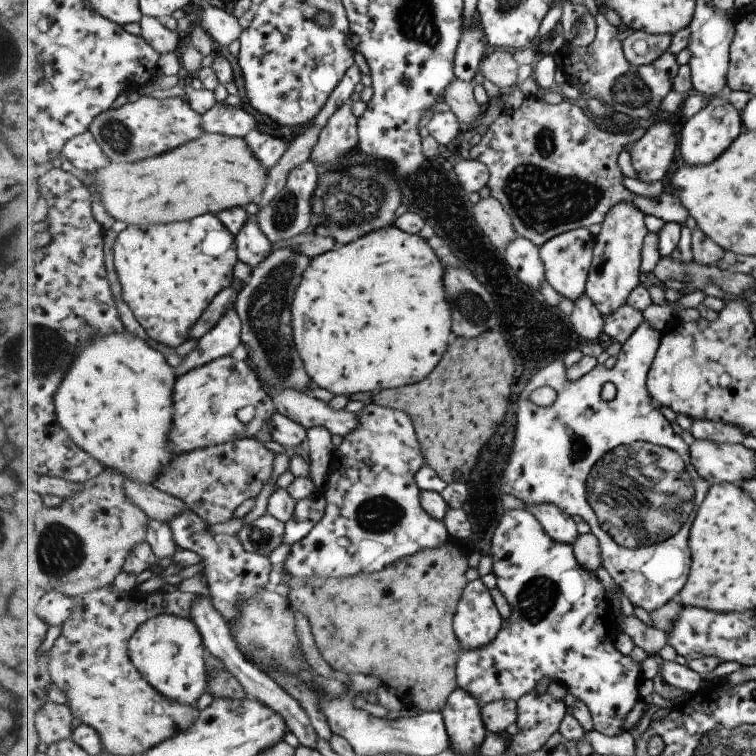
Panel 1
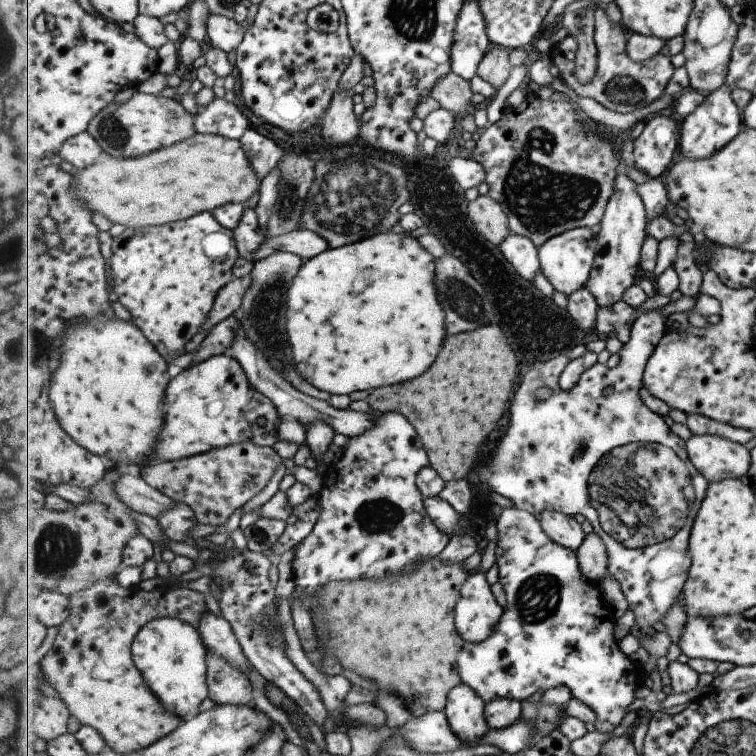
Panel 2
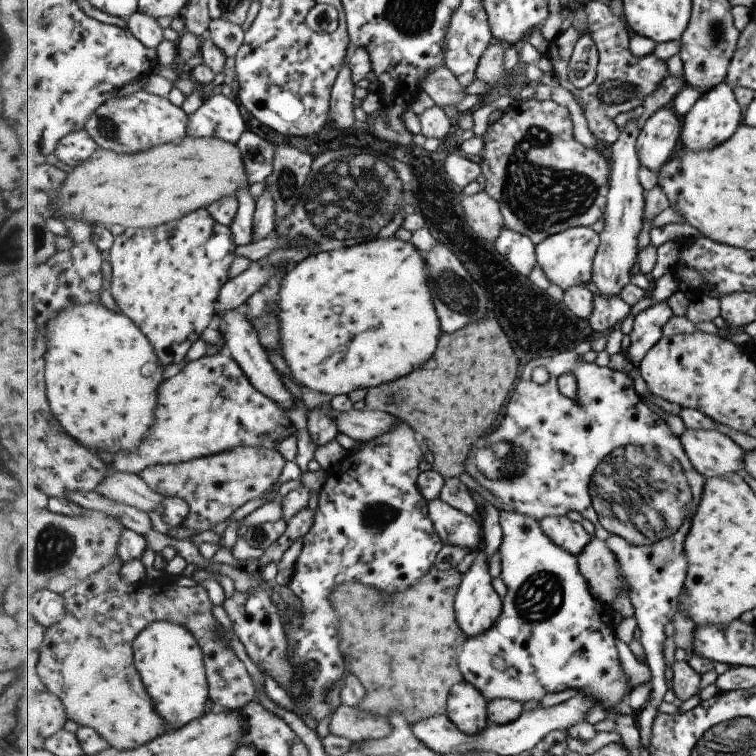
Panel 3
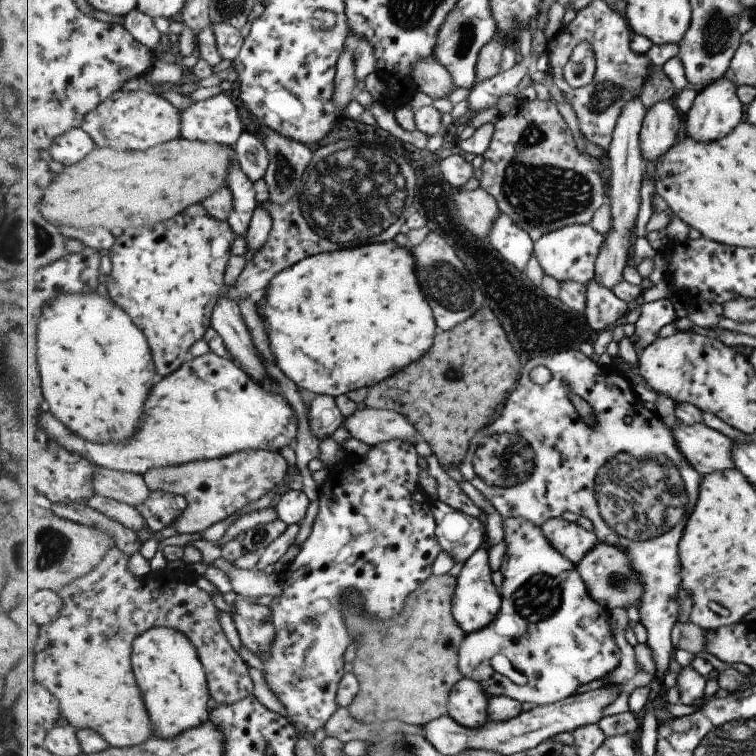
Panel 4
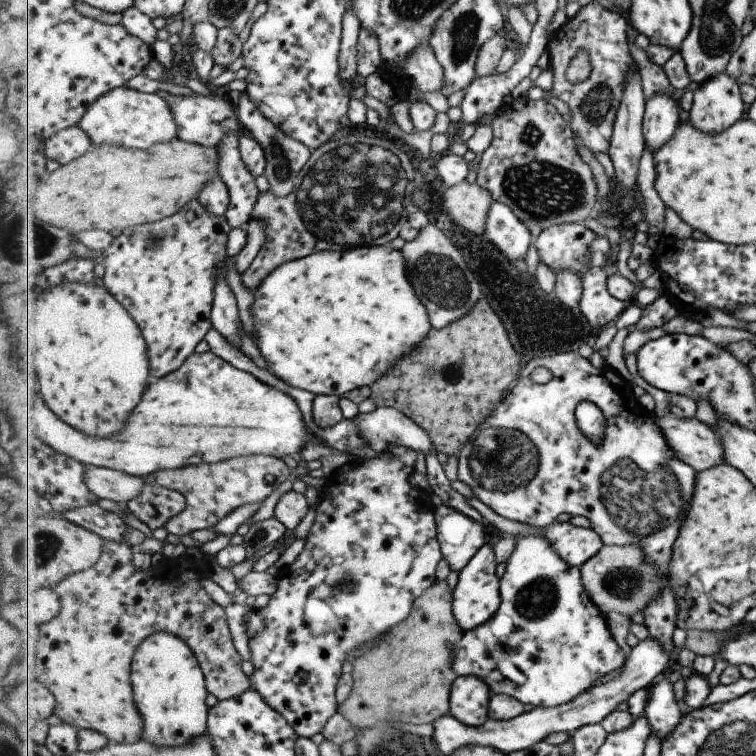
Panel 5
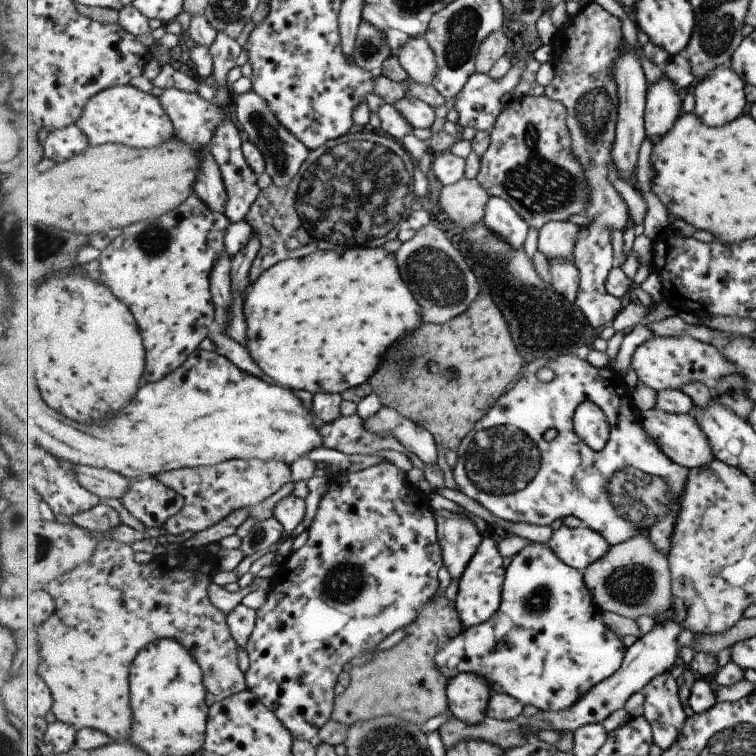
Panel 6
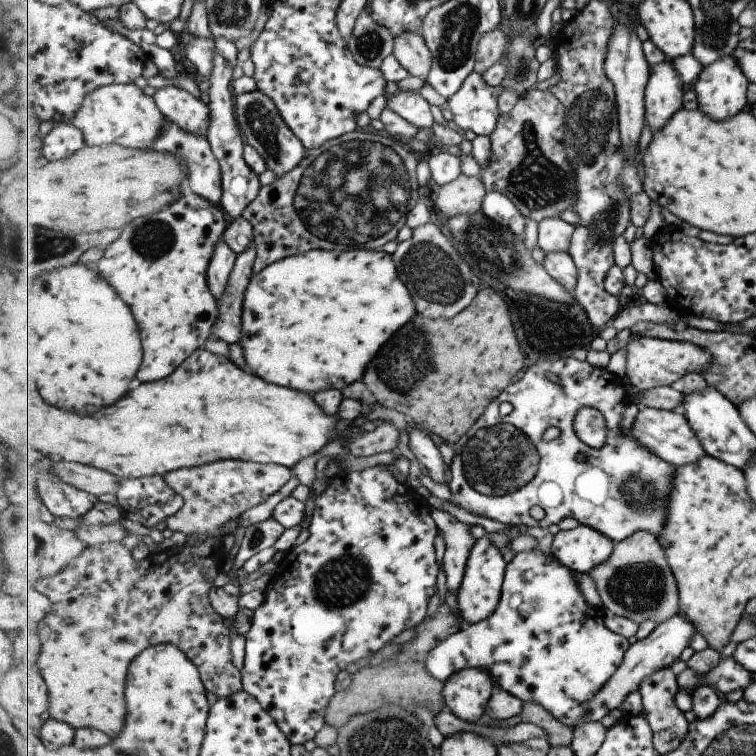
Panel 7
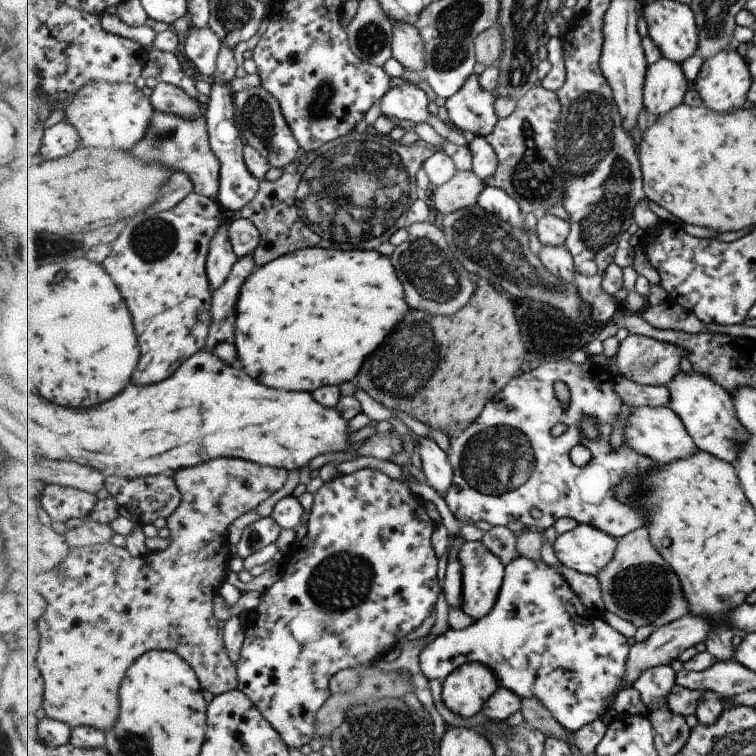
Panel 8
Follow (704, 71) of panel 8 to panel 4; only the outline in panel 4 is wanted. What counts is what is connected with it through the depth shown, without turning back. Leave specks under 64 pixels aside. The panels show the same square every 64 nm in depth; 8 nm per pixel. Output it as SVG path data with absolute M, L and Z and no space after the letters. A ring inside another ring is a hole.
M727 77L699 89L692 110L686 114L686 135L697 142L727 138L746 116L747 107L741 102L737 90L738 86Z

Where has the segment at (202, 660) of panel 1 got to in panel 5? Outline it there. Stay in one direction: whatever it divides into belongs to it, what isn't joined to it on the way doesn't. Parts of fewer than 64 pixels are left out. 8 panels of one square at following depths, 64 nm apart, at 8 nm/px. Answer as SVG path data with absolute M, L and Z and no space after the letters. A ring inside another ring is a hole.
M155 632L143 644L139 644L132 664L132 684L135 690L137 708L145 720L143 728L143 740L149 740L151 744L163 748L163 746L187 746L193 738L203 736L208 732L208 718L211 708L207 708L207 696L209 696L204 669L196 653L193 652L186 640L171 632Z

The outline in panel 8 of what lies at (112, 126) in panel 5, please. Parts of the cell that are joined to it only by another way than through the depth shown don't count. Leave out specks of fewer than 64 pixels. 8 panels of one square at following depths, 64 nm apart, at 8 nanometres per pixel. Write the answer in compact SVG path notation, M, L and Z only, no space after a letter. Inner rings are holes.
M89 82L68 100L61 118L79 130L83 147L130 151L145 140L155 111L150 96L145 96L134 83Z

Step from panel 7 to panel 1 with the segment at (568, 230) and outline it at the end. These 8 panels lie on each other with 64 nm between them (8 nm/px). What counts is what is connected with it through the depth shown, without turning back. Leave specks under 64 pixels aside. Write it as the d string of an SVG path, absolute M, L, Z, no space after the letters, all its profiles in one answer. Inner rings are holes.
M578 228L560 234L540 247L541 258L545 262L545 274L550 286L561 296L573 303L587 295L589 275L592 271L592 260L596 247L596 237L589 228Z

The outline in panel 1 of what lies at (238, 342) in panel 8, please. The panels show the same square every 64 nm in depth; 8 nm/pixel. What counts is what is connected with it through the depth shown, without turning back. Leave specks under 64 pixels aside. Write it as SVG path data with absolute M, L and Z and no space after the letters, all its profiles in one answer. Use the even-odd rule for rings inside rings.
M396 224L375 230L362 236L361 238L338 246L331 252L326 252L321 256L315 257L313 264L307 268L307 272L303 274L301 286L295 292L295 302L293 302L293 338L302 358L305 362L305 370L309 372L311 380L318 387L325 388L334 394L351 396L357 392L381 392L385 389L396 389L413 382L421 382L425 376L432 374L431 370L441 362L445 350L449 348L449 344L457 338L451 330L451 306L445 298L445 282L443 282L443 264L437 258L435 250L427 244L425 238L418 234L408 233L401 230Z

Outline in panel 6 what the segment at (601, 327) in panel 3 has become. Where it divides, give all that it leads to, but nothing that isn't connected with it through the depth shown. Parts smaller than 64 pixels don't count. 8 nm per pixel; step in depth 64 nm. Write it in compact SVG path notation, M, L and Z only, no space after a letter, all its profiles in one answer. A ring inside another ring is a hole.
M591 1L584 8L581 8L575 15L569 17L566 23L563 23L552 37L552 63L555 66L555 78L551 86L547 86L545 94L547 98L556 100L565 105L568 112L568 126L572 136L573 154L577 156L577 160L581 160L581 164L585 166L585 176L591 188L589 194L589 206L585 212L588 223L581 227L581 236L577 242L577 248L573 252L575 263L580 272L579 296L577 296L576 304L585 313L593 328L602 329L616 319L616 316L624 309L621 300L612 294L609 294L606 283L608 282L609 273L616 266L613 244L611 244L611 234L613 230L623 230L627 228L629 220L632 219L627 202L624 196L619 194L619 190L613 186L609 174L611 174L611 166L616 169L613 162L613 144L615 144L616 128L618 122L618 108L620 107L619 84L613 76L613 66L615 60L621 56L619 48L623 42L623 32L621 27L623 20L619 20L617 16L613 16L611 12L607 12L601 4Z

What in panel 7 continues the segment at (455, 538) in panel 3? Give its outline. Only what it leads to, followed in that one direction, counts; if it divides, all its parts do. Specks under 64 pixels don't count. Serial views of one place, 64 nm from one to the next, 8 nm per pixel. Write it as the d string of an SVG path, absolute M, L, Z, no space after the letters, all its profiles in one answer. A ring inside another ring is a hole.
M437 508L429 509L436 520L438 531L445 543L443 569L447 580L447 590L458 595L464 579L471 550L477 544L471 534L471 526L459 522L454 516Z

